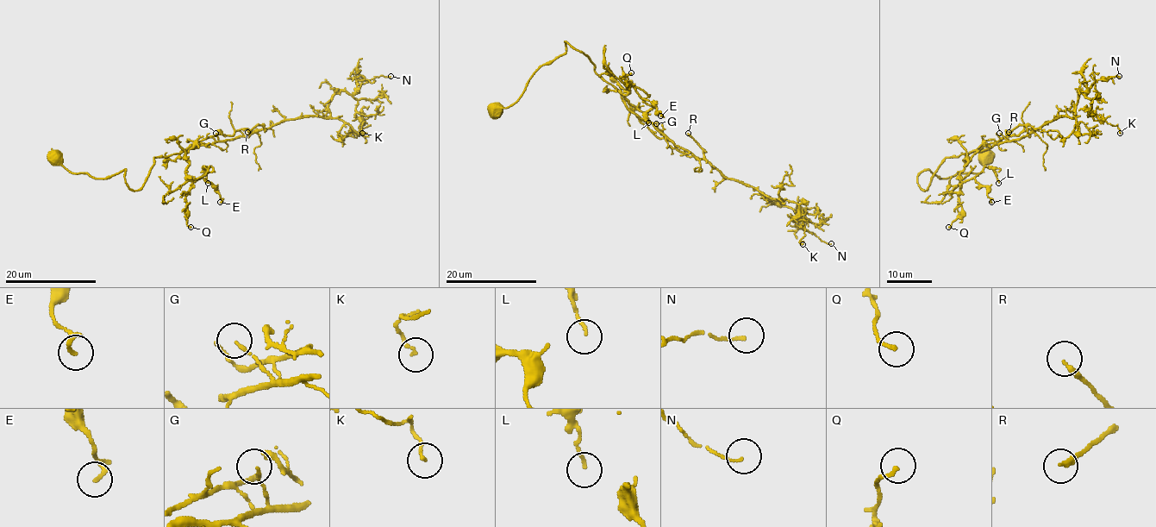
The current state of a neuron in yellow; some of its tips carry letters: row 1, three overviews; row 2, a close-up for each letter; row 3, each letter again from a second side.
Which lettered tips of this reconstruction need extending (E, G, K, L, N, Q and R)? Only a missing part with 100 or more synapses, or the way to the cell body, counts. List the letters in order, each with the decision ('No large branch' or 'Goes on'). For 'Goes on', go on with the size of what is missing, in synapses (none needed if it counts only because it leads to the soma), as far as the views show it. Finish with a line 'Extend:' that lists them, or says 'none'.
E: No large branch
G: No large branch
K: No large branch
L: No large branch
N: No large branch
Q: No large branch
R: No large branch
Extend: none

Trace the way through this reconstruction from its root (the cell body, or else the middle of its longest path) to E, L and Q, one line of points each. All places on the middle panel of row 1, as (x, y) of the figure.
E: (495, 108), (514, 103), (530, 77), (562, 55), (567, 42), (605, 80), (620, 92), (631, 84), (660, 116)
L: (495, 108), (514, 103), (567, 42), (620, 92), (631, 84), (652, 107), (648, 122)
Q: (495, 108), (514, 103), (530, 77), (566, 51), (565, 42), (620, 92), (632, 86), (624, 83), (631, 72)

